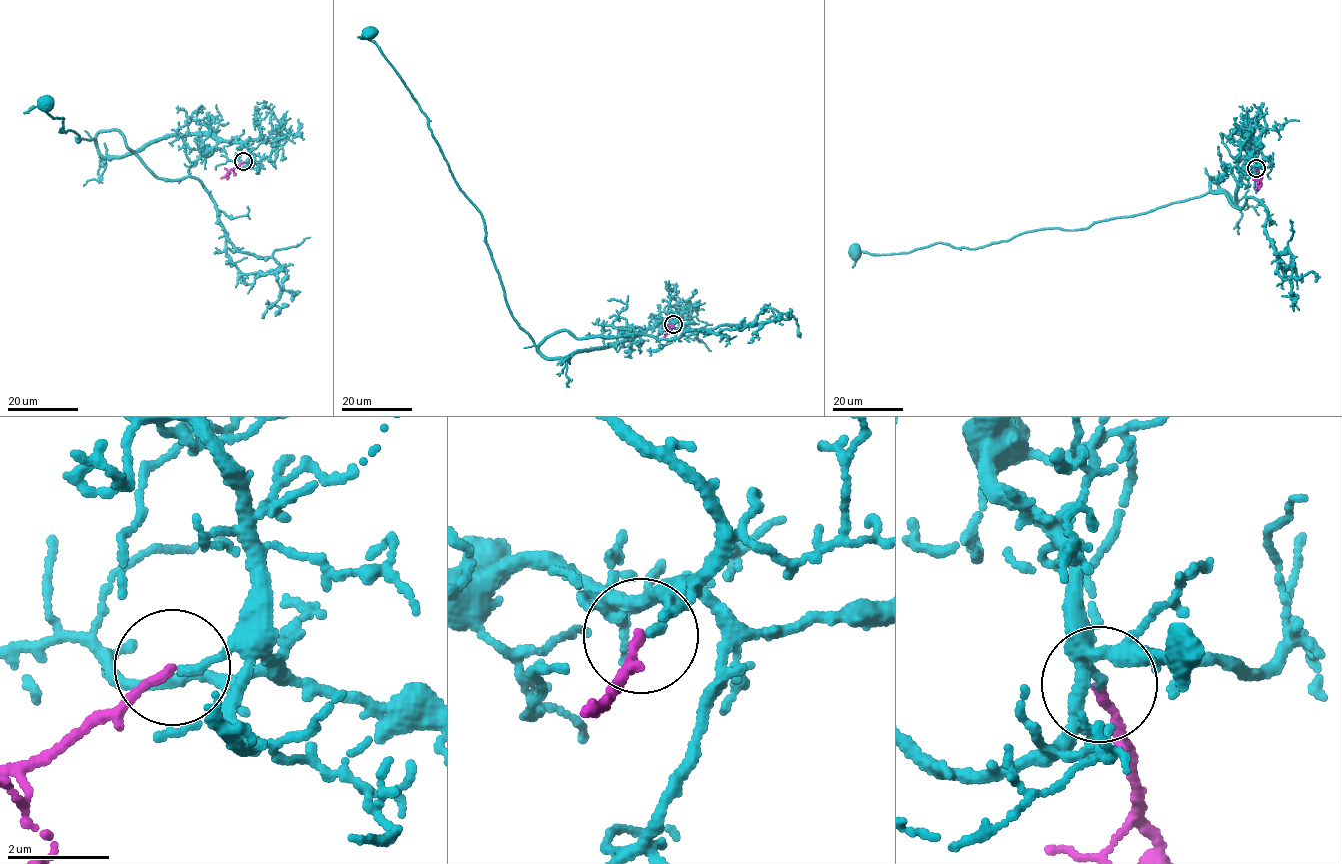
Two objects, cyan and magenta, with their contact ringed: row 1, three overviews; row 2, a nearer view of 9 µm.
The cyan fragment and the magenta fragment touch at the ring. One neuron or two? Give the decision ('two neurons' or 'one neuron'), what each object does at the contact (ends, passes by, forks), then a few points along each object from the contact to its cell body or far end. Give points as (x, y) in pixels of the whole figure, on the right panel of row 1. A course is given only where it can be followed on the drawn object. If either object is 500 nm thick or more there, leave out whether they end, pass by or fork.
one neuron; cyan ends there; magenta ends there; cyan runs (1256, 167), (1248, 151), (1232, 202), (1210, 191), (974, 249), (856, 251); magenta runs (1256, 168), (1260, 179), (1257, 189)

